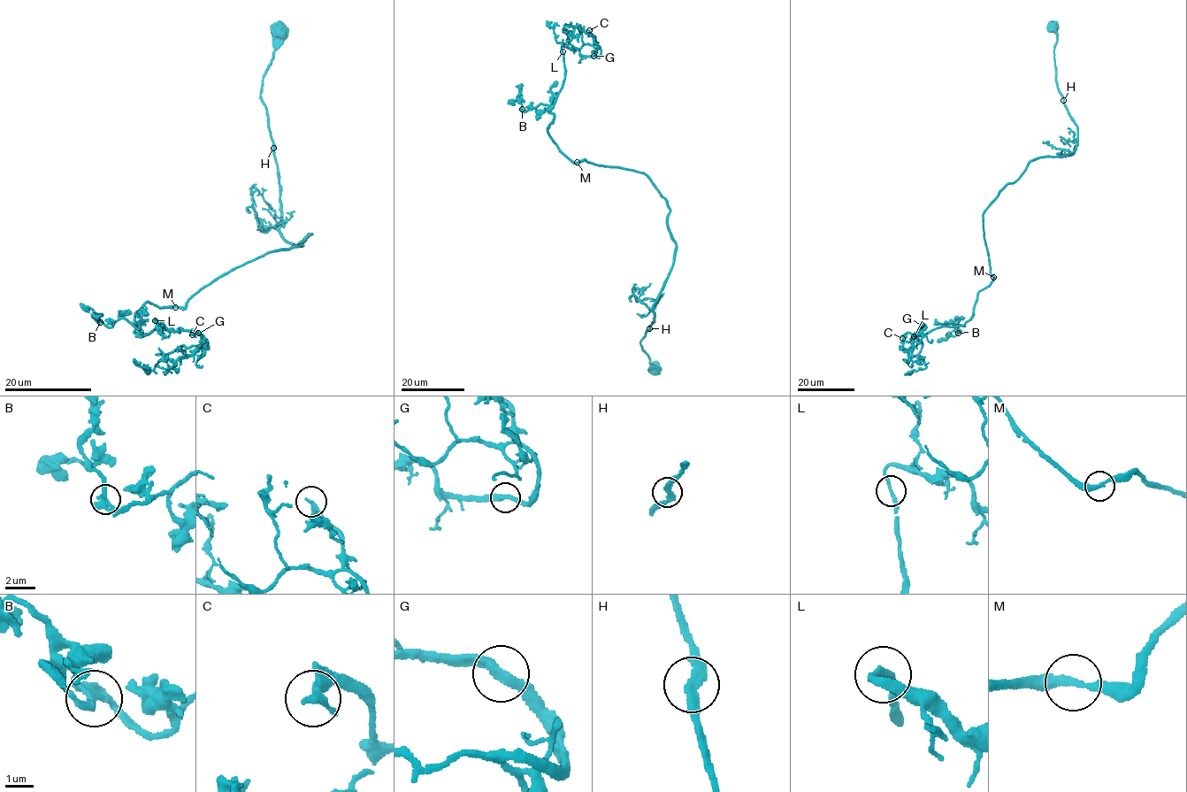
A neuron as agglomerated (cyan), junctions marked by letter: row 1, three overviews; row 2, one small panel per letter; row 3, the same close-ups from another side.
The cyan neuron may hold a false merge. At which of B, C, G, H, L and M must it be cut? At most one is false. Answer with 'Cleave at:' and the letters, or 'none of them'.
Cleave at: none of them

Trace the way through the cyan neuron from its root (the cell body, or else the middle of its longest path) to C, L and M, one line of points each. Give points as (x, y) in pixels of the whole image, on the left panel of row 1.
C: (282, 31), (260, 93), (279, 233), (310, 234), (134, 317), (139, 335), (155, 319), (208, 347), (191, 334)
L: (282, 31), (260, 93), (279, 233), (297, 244), (310, 234), (184, 307), (146, 303), (137, 334), (155, 320)
M: (282, 31), (260, 93), (278, 168), (279, 233), (297, 244), (310, 234), (302, 245), (231, 269), (175, 306)

